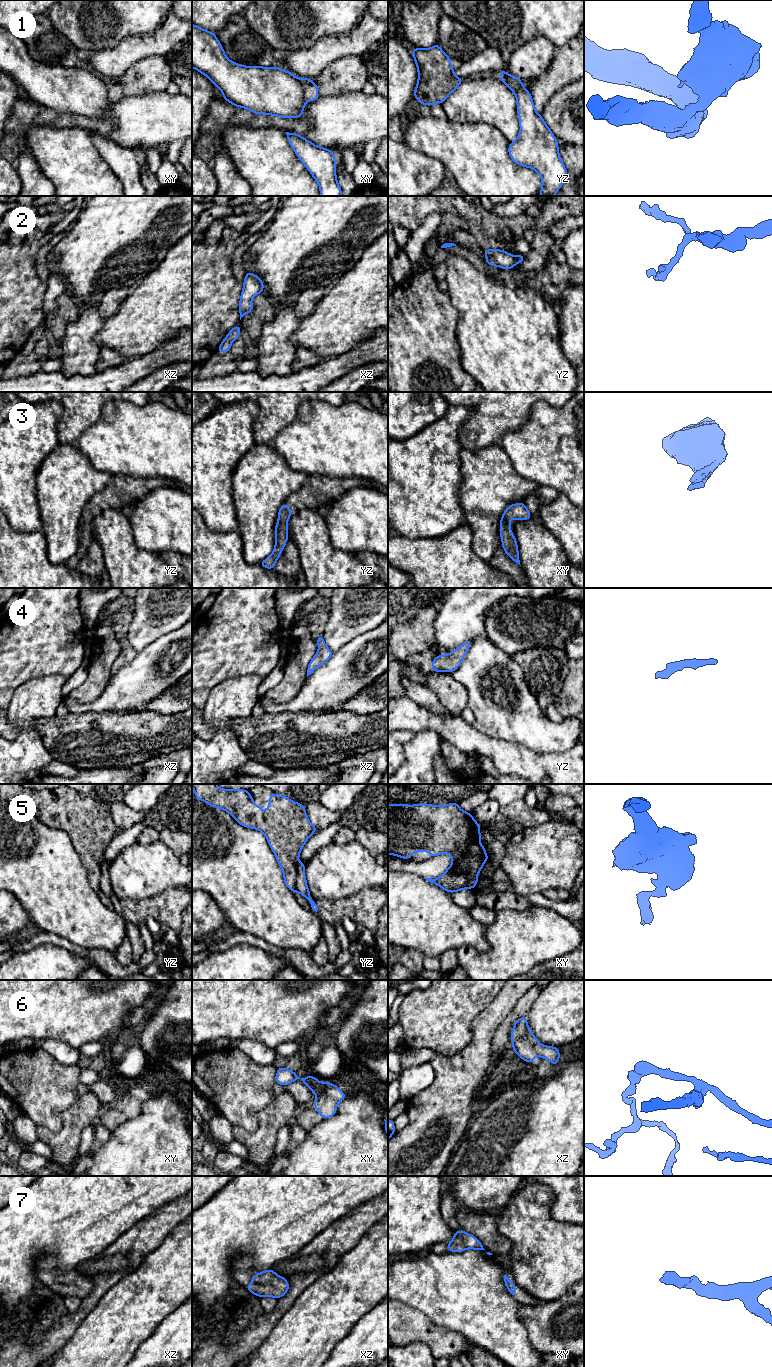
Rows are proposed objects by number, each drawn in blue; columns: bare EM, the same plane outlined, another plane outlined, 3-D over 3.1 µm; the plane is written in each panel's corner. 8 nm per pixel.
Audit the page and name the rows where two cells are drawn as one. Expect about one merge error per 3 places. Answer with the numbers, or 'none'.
1, 5, 6

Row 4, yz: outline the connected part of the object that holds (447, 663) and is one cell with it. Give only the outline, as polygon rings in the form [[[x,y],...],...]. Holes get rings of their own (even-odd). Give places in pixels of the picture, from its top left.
[[[467,641],[447,655],[436,656],[432,661],[432,672],[454,672],[464,660],[472,641]]]

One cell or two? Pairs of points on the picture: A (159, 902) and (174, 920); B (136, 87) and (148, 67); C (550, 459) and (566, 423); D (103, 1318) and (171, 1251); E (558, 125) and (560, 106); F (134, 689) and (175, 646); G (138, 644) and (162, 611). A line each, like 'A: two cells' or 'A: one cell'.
A: one cell
B: one cell
C: one cell
D: one cell
E: one cell
F: one cell
G: one cell

